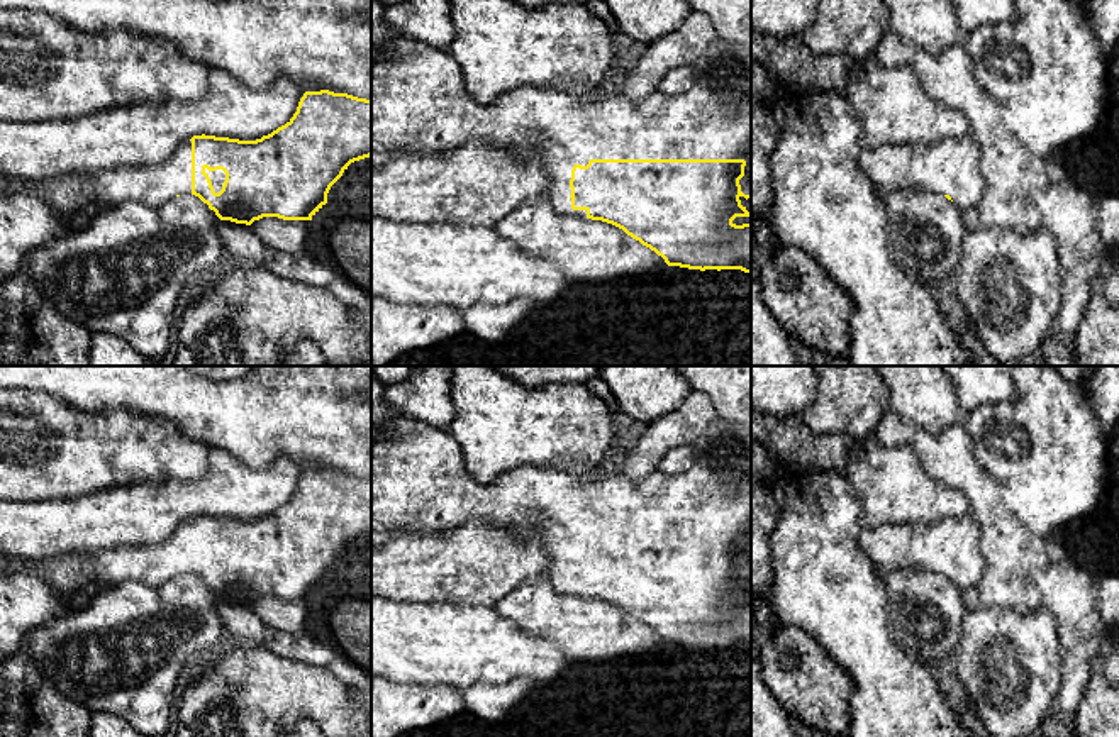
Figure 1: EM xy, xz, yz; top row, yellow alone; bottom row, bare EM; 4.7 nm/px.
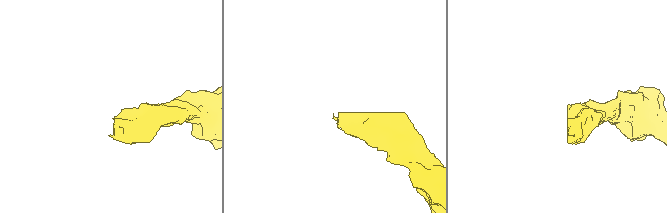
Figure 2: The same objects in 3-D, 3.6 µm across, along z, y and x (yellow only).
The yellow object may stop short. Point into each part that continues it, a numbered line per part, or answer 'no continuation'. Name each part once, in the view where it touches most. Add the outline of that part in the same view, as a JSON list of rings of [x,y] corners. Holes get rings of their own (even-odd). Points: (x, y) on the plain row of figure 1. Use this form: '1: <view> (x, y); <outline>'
1: xz (419, 485); [[[398,417],[371,441],[371,546],[405,534],[437,535],[468,522],[490,522],[527,532],[539,529],[551,566],[543,573],[558,593],[587,596],[571,588],[571,549],[590,539],[749,539],[751,479],[732,468],[695,463],[683,474],[658,469],[629,478],[619,469],[602,481],[583,481],[551,468],[519,466],[482,485],[465,468],[454,437],[410,417]]]

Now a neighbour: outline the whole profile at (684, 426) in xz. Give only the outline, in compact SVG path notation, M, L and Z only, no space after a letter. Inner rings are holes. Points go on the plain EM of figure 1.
M692 390L675 410L641 425L622 449L617 469L629 478L656 471L668 451L693 446L715 418L710 398Z

